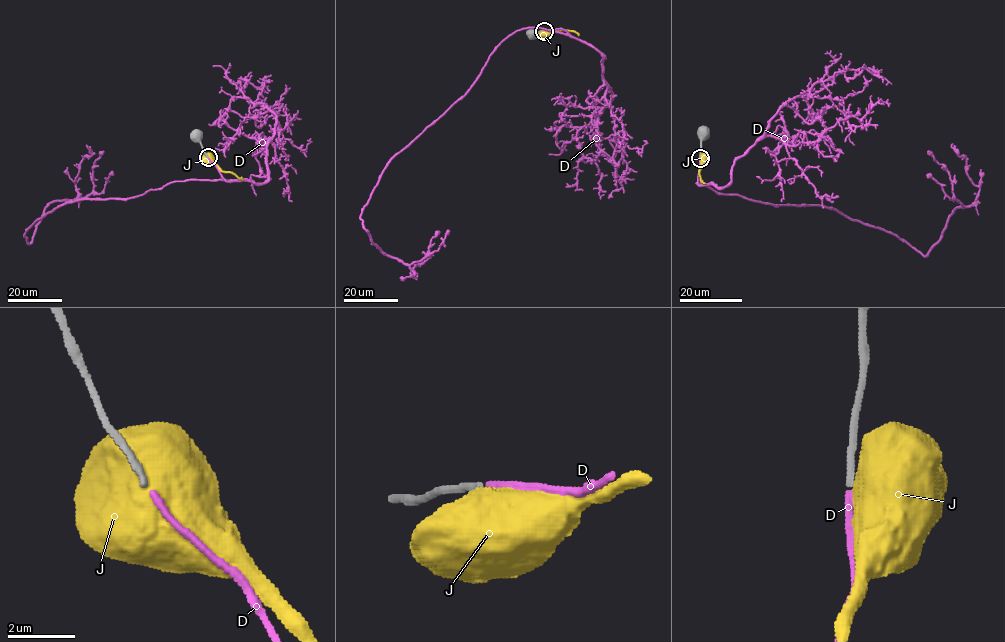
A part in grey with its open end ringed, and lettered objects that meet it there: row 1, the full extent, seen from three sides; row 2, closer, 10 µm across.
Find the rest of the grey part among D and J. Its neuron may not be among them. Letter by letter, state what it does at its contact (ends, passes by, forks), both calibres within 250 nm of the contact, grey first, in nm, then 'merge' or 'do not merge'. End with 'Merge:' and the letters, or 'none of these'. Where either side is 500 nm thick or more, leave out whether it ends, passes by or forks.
D: it ends; calibres 190 and 200 nm; merge
J: calibres 220 and 800 nm; do not merge
Merge: D

